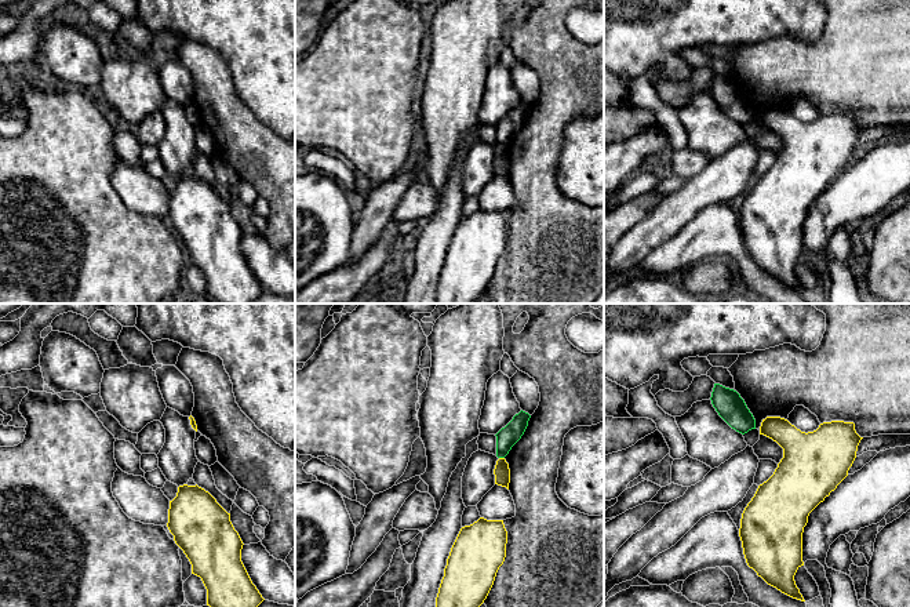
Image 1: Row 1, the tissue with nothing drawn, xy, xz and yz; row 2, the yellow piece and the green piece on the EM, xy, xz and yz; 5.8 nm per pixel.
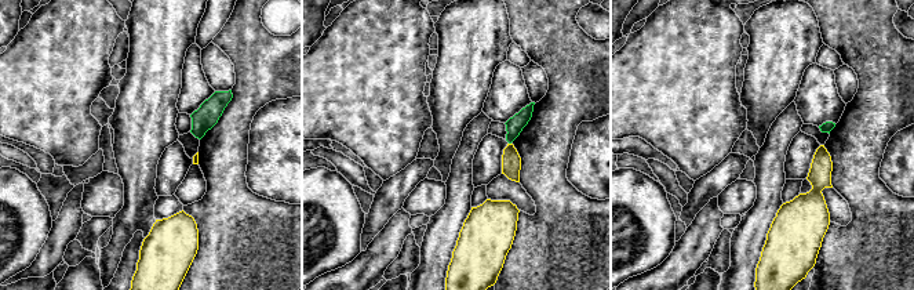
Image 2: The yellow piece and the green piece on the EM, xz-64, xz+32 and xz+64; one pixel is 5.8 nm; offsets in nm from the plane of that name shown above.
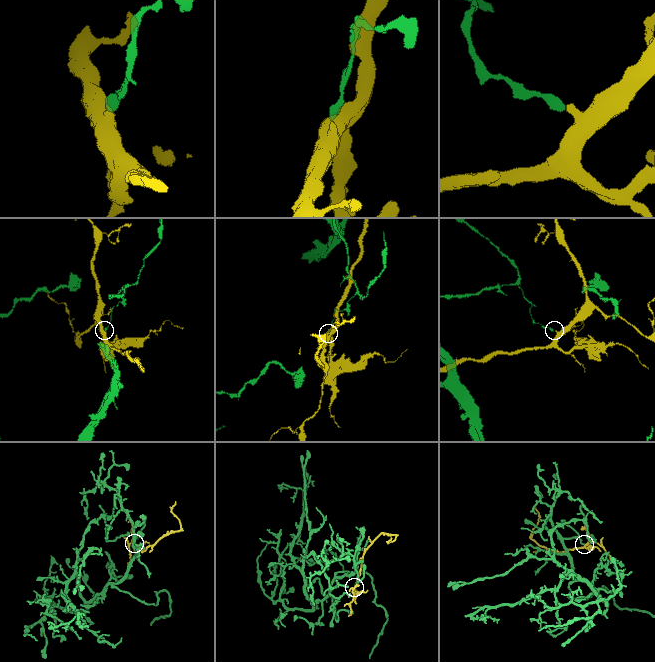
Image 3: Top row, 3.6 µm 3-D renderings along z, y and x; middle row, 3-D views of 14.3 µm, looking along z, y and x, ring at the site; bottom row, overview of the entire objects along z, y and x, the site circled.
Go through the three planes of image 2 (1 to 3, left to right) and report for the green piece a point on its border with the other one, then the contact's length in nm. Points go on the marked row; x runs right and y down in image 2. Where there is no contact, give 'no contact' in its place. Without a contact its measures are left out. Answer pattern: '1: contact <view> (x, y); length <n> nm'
1: no contact
2: no contact
3: no contact

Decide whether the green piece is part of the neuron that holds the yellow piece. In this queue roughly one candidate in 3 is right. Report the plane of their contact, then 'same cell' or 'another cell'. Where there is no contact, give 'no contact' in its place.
contact in xz; another cell

